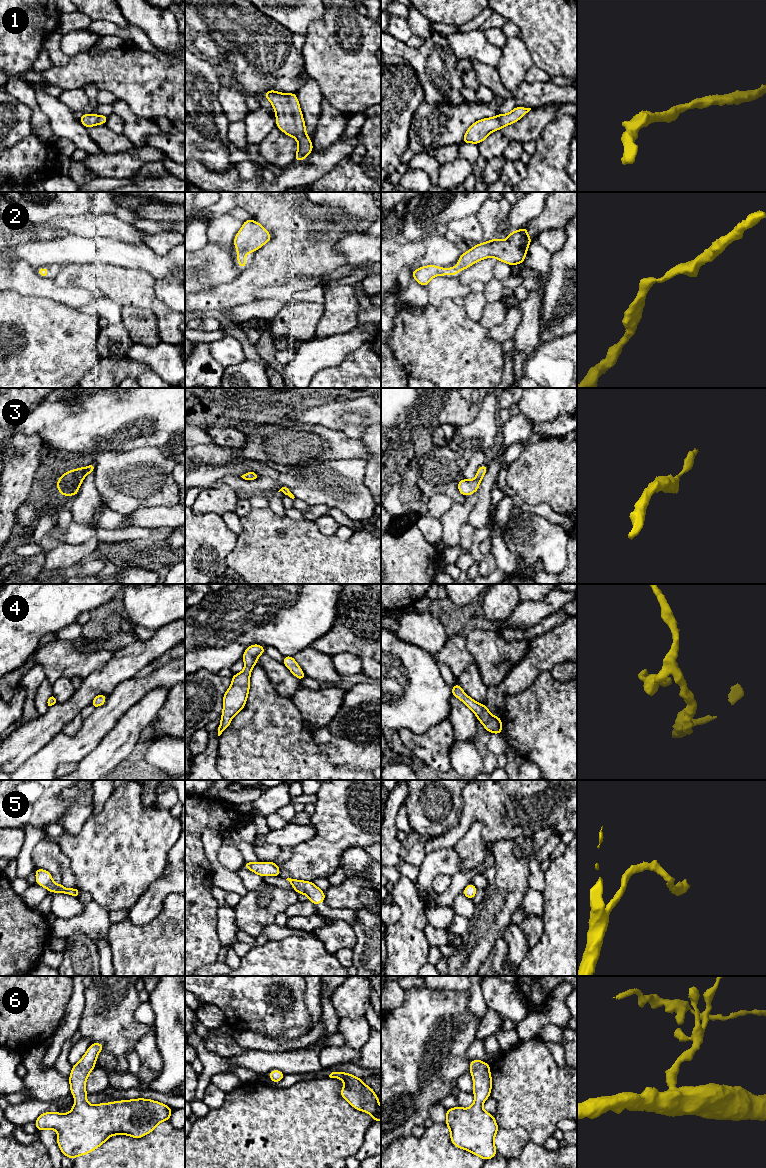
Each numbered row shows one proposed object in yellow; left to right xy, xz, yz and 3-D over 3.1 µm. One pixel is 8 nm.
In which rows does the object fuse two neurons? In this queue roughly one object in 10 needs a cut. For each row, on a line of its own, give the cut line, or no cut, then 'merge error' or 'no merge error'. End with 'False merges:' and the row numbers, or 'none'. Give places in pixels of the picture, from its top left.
1: cut none; no merge error
2: cut none; no merge error
3: cut none; no merge error
4: cut none; no merge error
5: cut none; no merge error
6: cut none; no merge error
False merges: none

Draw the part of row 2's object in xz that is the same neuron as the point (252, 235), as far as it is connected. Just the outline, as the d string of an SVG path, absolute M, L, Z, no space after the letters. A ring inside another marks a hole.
M252 219L243 222L240 231L235 235L234 245L238 251L237 262L241 269L249 264L243 260L247 253L258 250L271 239L271 234L262 225Z

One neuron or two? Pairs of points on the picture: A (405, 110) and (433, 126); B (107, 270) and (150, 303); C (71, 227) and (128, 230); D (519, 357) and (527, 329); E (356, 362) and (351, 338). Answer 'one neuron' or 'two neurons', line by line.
A: two neurons
B: one neuron
C: one neuron
D: one neuron
E: two neurons

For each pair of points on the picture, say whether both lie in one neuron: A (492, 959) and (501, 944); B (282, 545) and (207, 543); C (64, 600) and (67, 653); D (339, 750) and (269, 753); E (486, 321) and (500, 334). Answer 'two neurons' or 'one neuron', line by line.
A: one neuron
B: two neurons
C: two neurons
D: two neurons
E: two neurons

